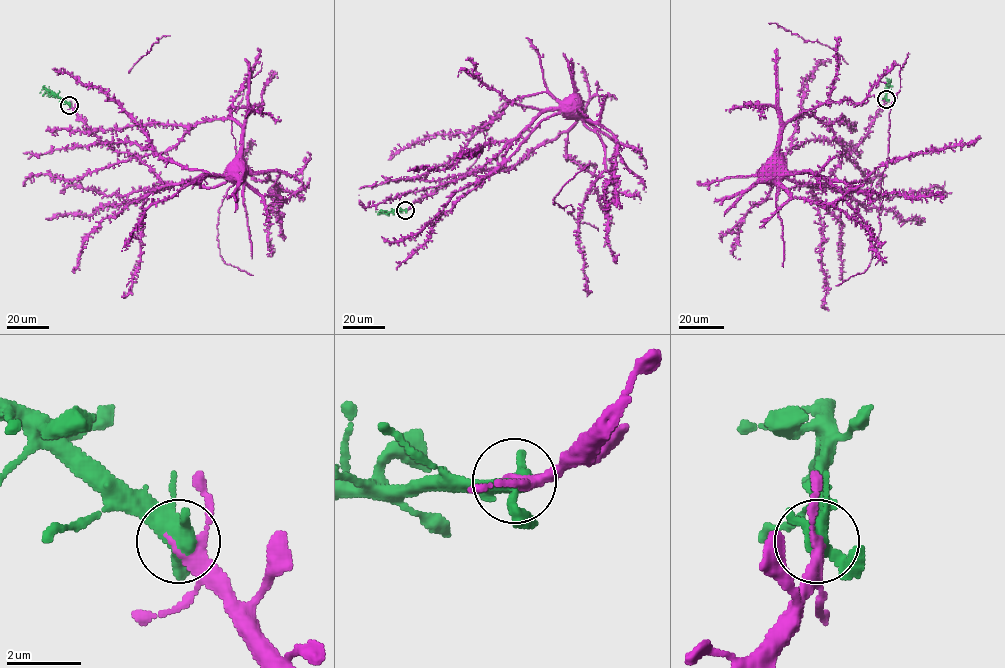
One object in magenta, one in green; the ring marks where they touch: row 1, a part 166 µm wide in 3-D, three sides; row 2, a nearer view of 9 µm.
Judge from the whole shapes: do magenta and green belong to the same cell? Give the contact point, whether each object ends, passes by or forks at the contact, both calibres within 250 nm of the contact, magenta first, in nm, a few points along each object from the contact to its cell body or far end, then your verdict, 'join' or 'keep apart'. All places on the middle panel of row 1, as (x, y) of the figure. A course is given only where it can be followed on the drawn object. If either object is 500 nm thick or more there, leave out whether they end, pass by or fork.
at (405, 210); magenta passes by; green forks there; 190 nm thick on the magenta side, 400 nm on the other; magenta runs (405, 210), (480, 168), (544, 112), (564, 109), (572, 115); green runs (406, 210), (376, 212); join

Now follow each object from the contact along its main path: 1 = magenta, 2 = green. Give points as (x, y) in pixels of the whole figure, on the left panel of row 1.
1: (69, 105), (102, 141), (119, 152), (136, 155), (165, 182), (183, 183), (200, 176), (226, 174), (236, 164)
2: (70, 105), (50, 92), (42, 94), (40, 91)

